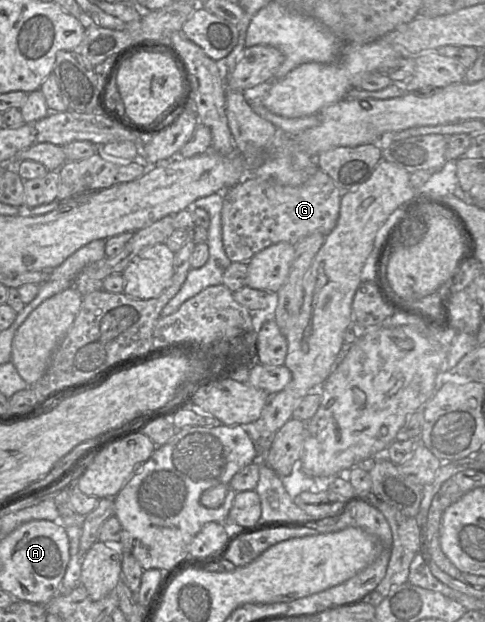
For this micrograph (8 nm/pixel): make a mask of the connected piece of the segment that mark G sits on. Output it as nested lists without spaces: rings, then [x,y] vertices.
[[[317,169],[299,186],[250,175],[224,191],[221,224],[227,257],[231,262],[248,262],[256,253],[272,244],[296,244],[315,232],[328,235],[339,219],[342,194],[333,179],[321,169]]]

